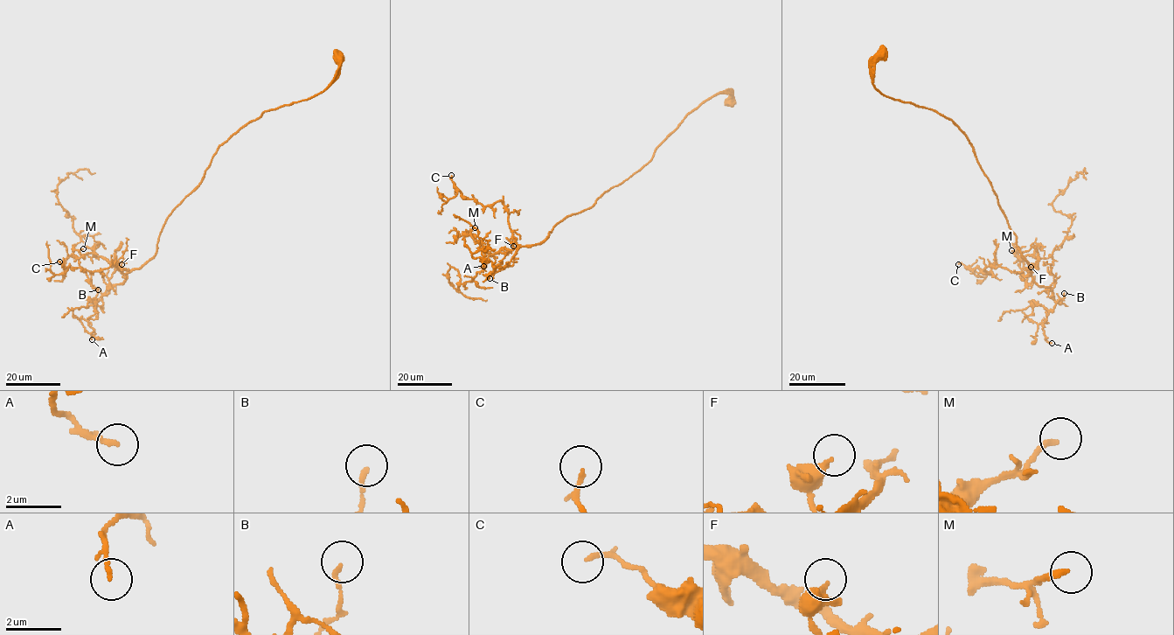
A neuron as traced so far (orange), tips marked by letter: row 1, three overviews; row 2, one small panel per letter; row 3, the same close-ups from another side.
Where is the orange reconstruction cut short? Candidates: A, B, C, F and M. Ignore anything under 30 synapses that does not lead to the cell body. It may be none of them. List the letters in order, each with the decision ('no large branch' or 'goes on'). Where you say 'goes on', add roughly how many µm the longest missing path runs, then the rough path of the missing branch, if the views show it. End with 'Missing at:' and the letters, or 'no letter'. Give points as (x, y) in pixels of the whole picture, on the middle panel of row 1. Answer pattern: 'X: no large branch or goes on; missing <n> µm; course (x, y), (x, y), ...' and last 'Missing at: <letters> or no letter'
A: no large branch
B: no large branch
C: goes on; missing 30 µm; course (451, 175), (459, 161), (455, 143), (443, 152), (434, 153)
F: no large branch
M: no large branch
Missing at: C

